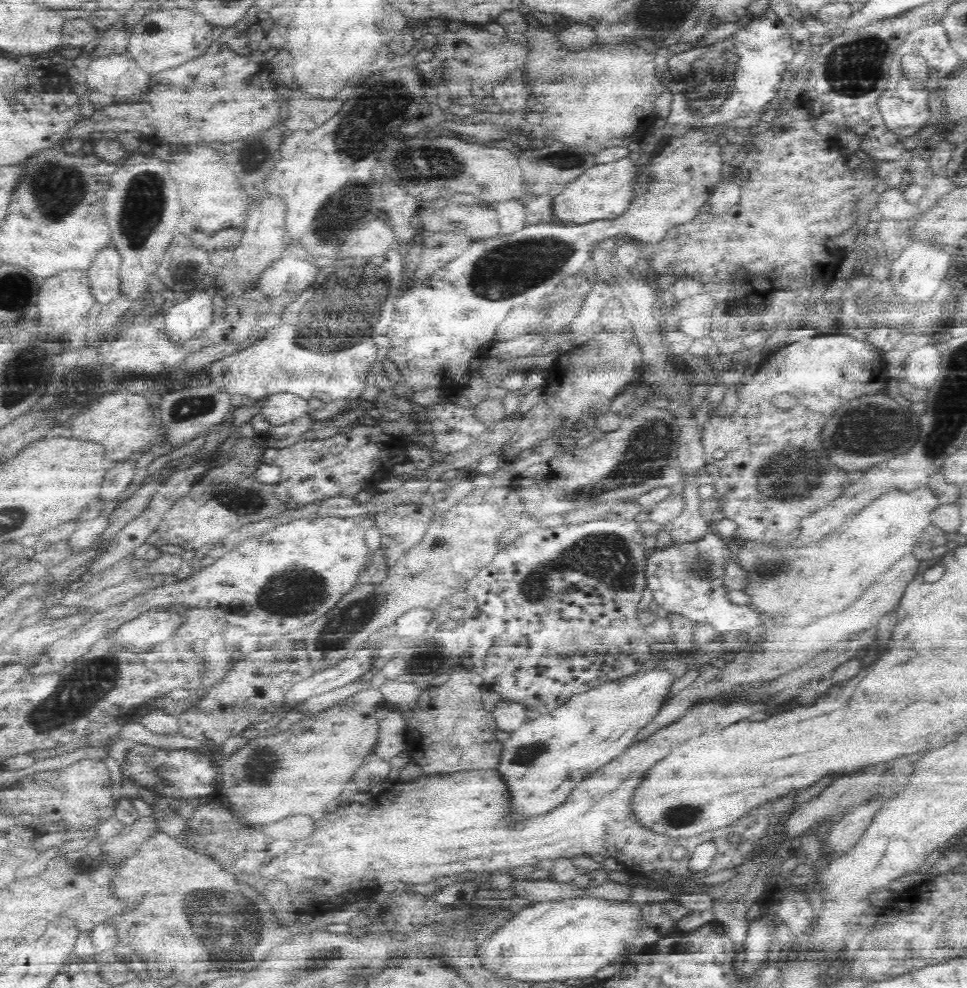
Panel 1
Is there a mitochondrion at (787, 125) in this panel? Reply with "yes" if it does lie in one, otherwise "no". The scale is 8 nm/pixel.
no

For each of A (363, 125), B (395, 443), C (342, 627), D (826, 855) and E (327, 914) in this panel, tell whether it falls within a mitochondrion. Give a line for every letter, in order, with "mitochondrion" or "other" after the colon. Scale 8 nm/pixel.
A: mitochondrion
B: other
C: mitochondrion
D: other
E: other

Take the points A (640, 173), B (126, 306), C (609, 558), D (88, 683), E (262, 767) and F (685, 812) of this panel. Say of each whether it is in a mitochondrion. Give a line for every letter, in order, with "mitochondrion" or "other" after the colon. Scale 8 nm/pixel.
A: other
B: other
C: mitochondrion
D: mitochondrion
E: mitochondrion
F: mitochondrion

